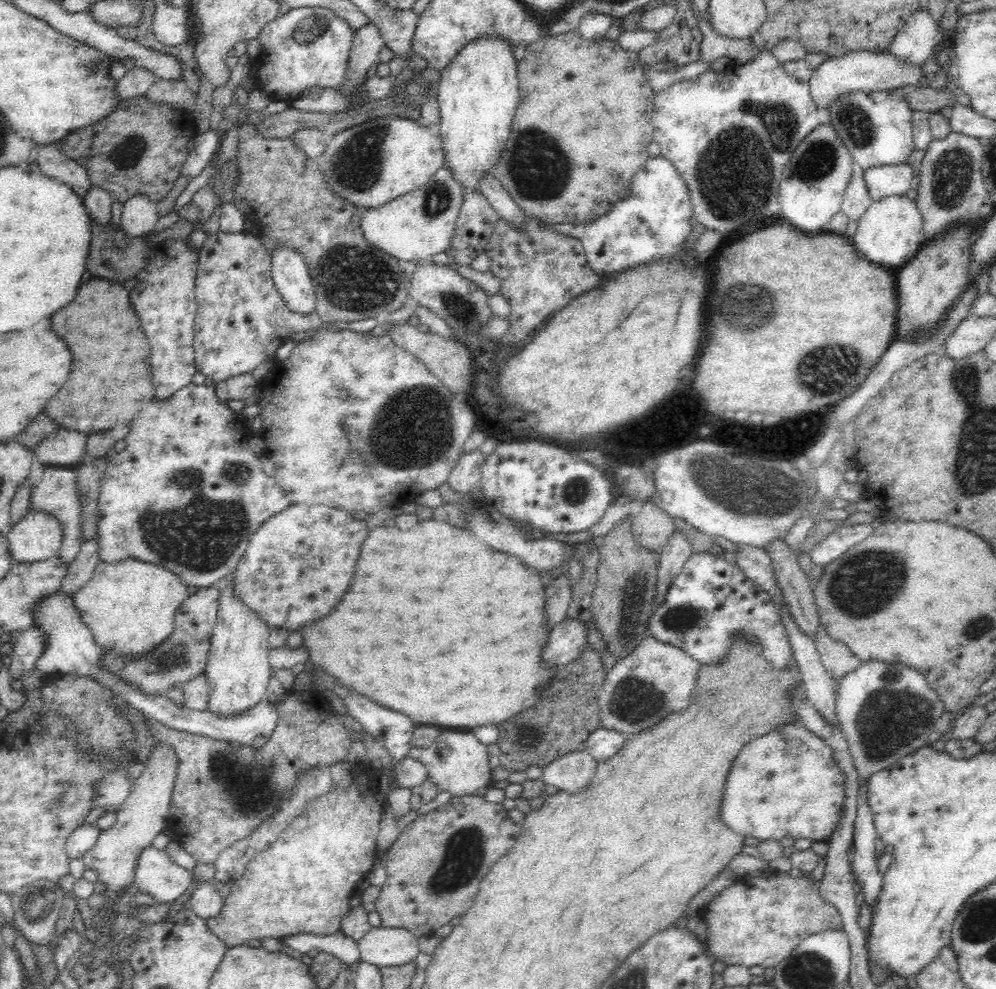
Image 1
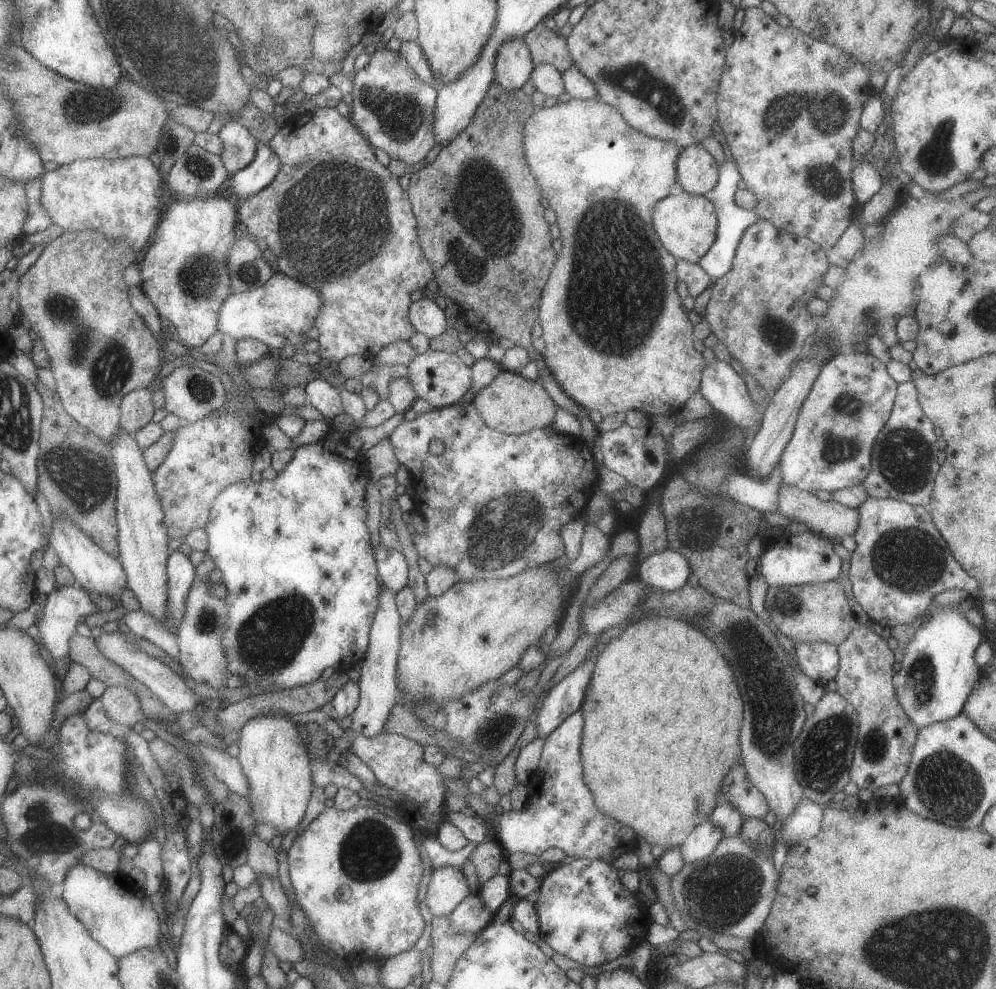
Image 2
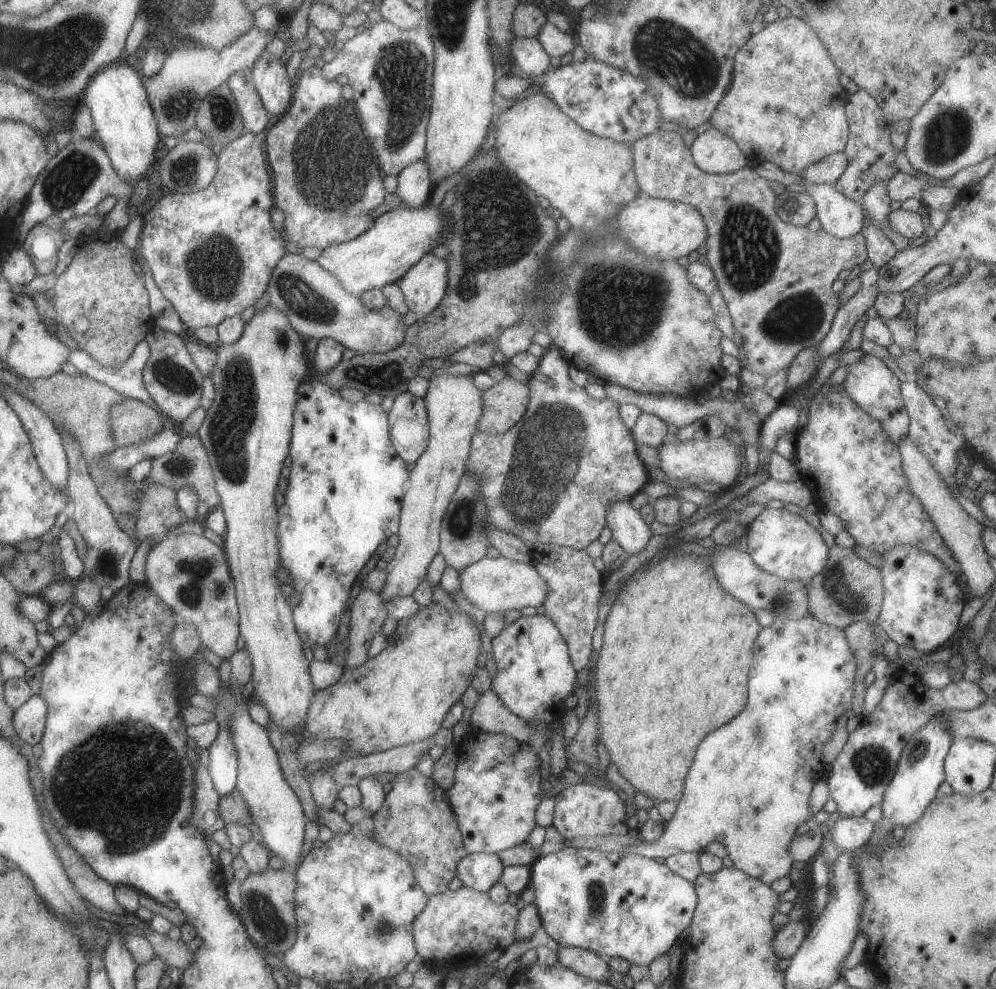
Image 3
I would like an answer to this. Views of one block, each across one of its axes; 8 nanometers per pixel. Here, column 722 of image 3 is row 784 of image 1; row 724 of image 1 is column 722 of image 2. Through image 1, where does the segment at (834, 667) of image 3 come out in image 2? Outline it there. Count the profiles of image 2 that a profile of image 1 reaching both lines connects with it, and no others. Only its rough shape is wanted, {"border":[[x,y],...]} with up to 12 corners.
{"border":[[742,764],[722,778],[716,802],[729,803],[743,819],[770,810]]}

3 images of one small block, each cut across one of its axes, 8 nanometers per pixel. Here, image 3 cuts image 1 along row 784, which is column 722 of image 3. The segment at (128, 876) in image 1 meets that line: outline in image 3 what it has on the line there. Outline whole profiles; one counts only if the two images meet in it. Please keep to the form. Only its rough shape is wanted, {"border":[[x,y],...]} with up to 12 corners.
{"border":[[714,127],[689,145],[693,163],[709,174],[747,164],[745,151]]}

